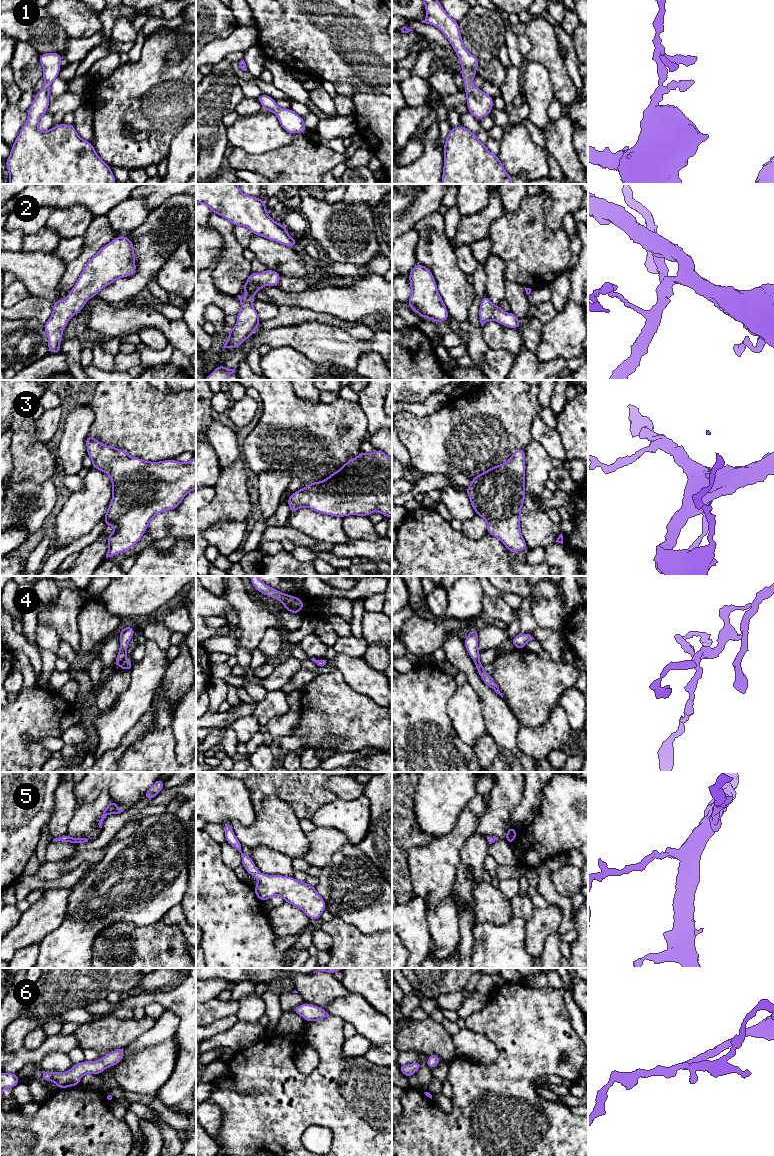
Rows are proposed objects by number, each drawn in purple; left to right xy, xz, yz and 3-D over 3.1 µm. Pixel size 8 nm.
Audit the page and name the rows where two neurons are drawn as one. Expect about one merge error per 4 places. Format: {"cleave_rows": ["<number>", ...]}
{"cleave_rows": ["4"]}

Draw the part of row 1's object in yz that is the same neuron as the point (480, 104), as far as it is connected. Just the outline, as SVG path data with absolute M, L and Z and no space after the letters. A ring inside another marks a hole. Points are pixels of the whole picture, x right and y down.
M439 0L422 1L426 8L426 18L421 22L438 28L446 36L459 58L470 115L478 119L484 118L491 114L493 97L472 84L480 60L465 48L458 22L446 13Z

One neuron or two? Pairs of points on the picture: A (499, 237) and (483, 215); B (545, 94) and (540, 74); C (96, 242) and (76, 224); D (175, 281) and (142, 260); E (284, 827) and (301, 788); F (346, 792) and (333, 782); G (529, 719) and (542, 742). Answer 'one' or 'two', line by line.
A: two
B: one
C: two
D: two
E: two
F: one
G: two

